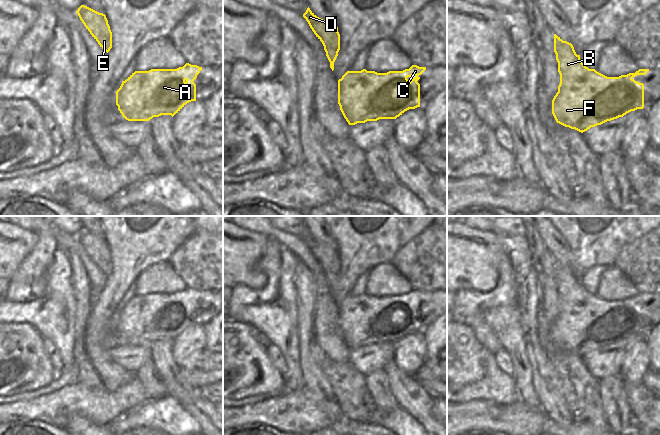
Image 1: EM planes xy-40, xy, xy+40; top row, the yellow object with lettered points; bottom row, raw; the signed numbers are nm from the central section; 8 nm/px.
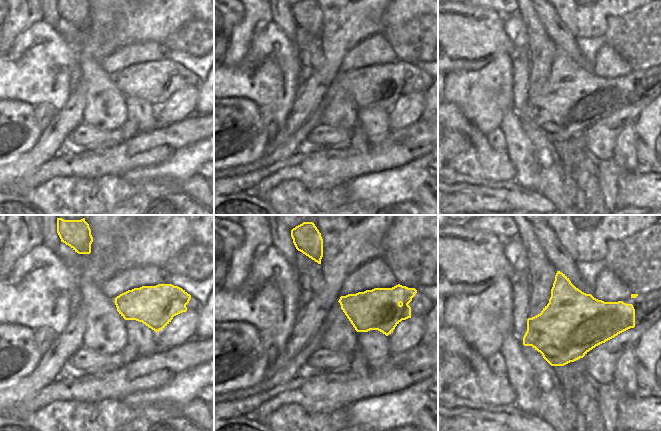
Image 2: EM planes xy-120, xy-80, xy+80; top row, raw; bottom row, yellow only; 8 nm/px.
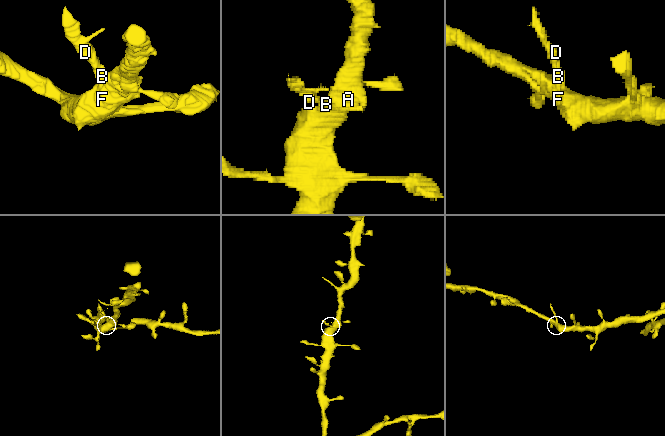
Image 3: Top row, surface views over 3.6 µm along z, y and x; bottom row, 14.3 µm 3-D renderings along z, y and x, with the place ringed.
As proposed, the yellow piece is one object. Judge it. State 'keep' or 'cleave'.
keep

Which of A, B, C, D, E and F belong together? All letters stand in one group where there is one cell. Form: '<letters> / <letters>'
A B C D E F

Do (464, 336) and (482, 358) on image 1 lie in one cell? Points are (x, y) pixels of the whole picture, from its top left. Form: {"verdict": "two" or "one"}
{"verdict": "one"}

